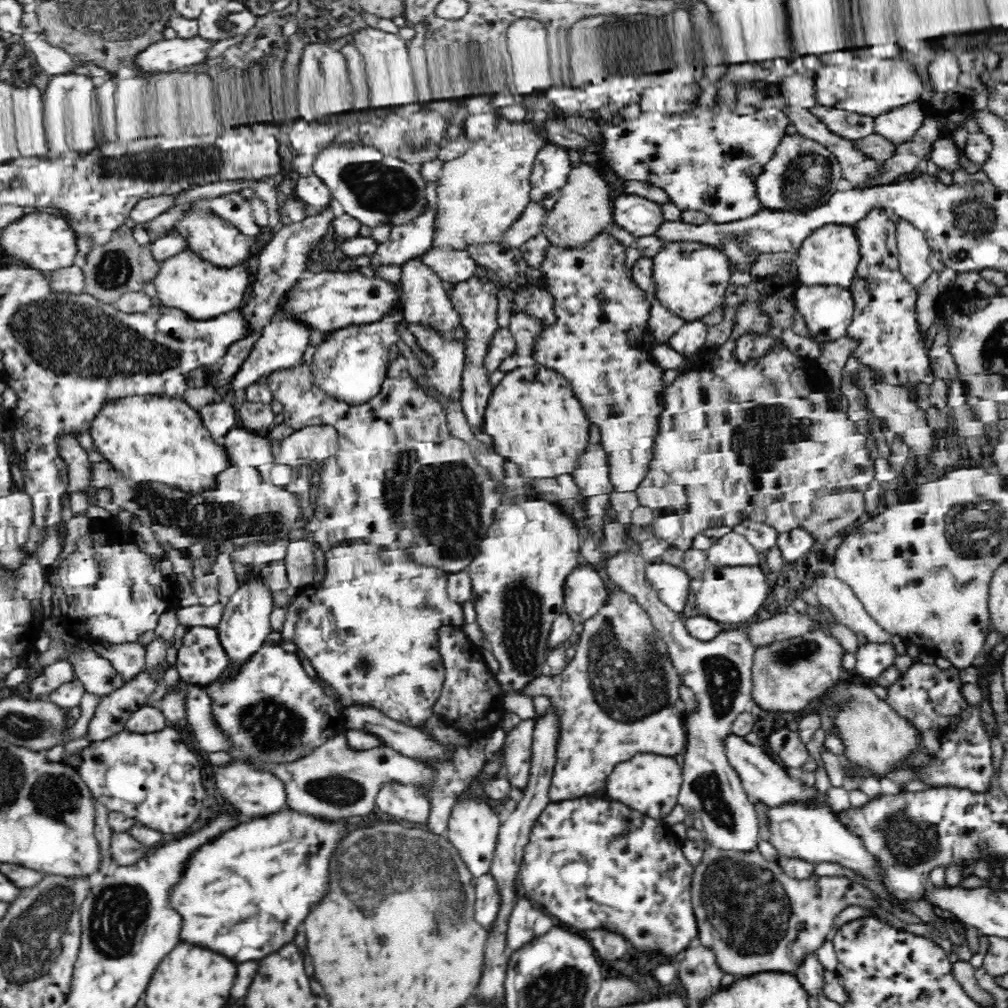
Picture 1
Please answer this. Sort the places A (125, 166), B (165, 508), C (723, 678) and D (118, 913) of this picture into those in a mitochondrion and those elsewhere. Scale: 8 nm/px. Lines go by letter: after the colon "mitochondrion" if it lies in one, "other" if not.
A: mitochondrion
B: mitochondrion
C: mitochondrion
D: mitochondrion

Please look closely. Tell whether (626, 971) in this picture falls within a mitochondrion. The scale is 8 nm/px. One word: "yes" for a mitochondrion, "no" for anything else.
no

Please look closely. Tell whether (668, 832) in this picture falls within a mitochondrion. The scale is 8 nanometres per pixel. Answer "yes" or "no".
no

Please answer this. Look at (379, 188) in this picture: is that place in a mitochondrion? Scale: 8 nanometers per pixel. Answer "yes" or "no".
yes

